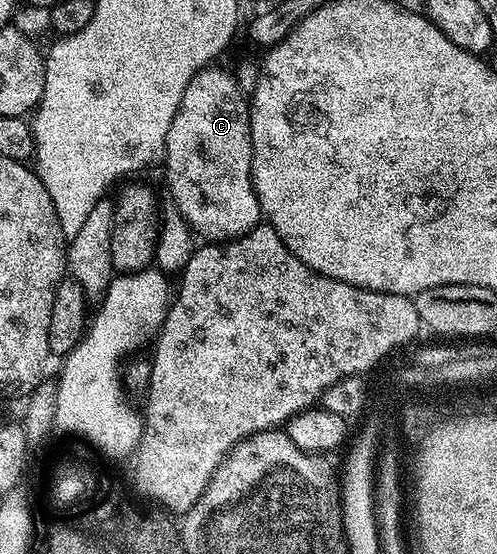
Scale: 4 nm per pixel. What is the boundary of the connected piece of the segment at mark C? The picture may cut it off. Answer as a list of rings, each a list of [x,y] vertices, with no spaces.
[[[207,66],[190,79],[184,98],[180,98],[176,118],[172,118],[172,126],[168,126],[165,168],[166,184],[170,187],[168,194],[199,237],[206,236],[202,238],[210,242],[225,242],[258,227],[263,214],[252,182],[250,110],[247,97],[242,96],[230,72],[226,73],[218,66]]]

